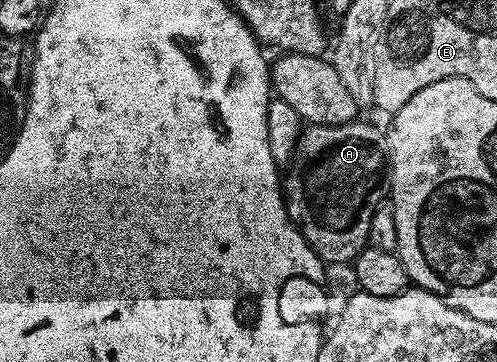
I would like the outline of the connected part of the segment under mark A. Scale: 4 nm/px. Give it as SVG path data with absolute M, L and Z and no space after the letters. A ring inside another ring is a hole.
M363 122L345 125L312 123L304 126L299 133L295 156L286 168L285 178L281 183L288 217L324 264L351 263L368 246L373 213L384 202L385 192L389 187L389 152L384 132L379 132L371 123Z

